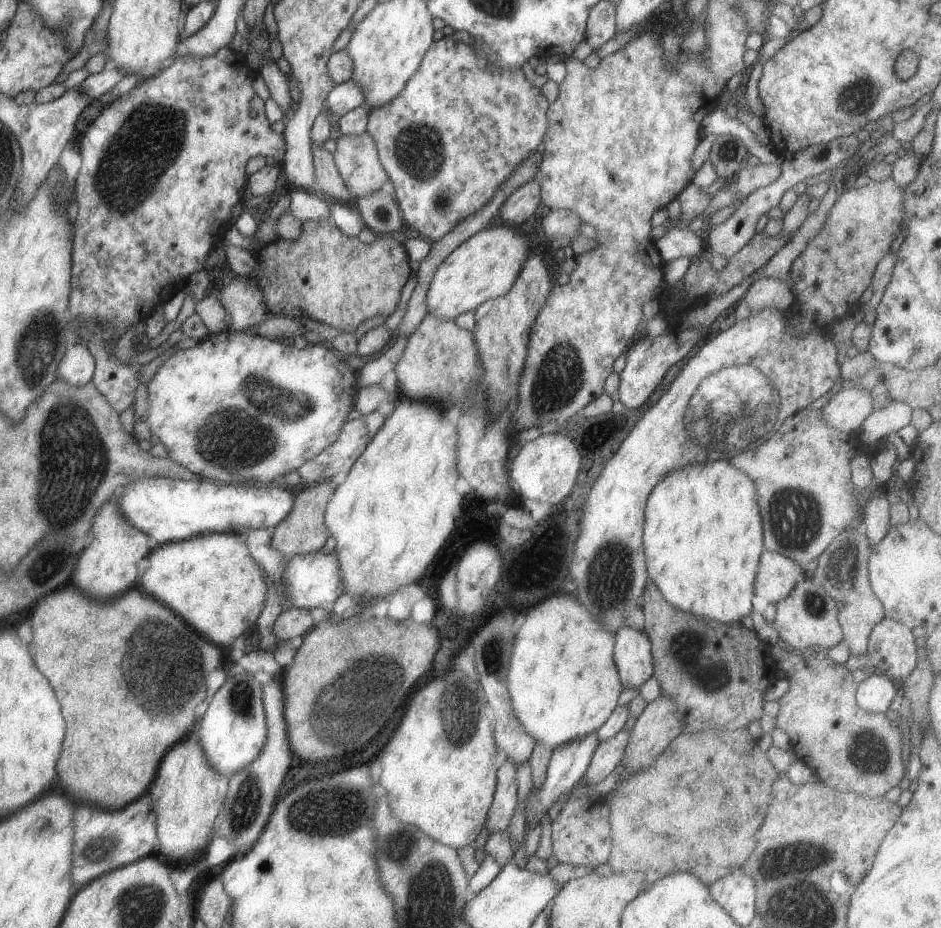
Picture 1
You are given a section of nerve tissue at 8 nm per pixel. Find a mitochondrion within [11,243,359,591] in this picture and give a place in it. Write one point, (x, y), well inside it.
(232, 440)

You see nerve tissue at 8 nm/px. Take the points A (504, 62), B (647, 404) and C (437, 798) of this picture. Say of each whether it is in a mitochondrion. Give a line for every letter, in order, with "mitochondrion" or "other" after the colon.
A: other
B: other
C: other

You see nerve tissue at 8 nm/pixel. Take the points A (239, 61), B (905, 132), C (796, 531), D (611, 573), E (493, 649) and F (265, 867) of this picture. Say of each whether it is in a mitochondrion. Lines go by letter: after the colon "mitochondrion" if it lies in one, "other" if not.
A: other
B: other
C: mitochondrion
D: mitochondrion
E: mitochondrion
F: other

